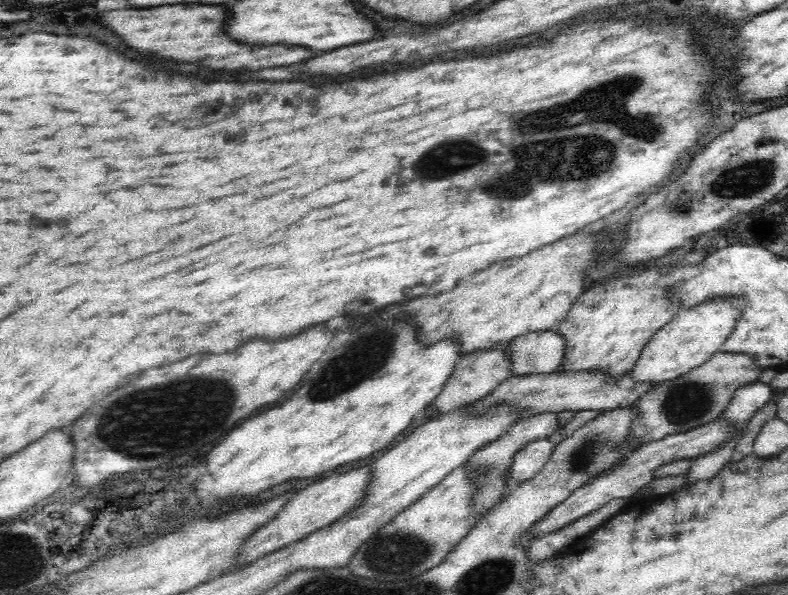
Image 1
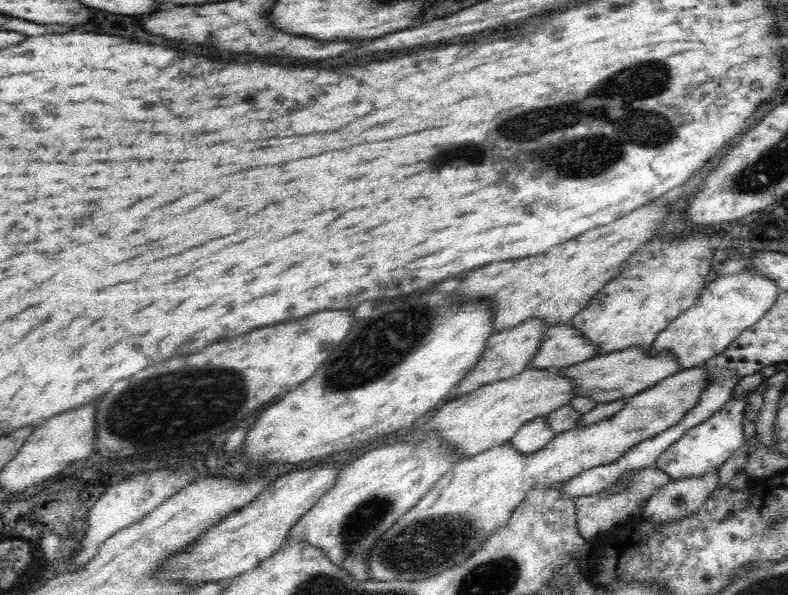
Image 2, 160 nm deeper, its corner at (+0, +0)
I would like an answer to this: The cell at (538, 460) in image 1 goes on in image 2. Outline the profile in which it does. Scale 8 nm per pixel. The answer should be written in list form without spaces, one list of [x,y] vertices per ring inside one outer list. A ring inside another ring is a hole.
[[[548,414],[536,416],[528,420],[515,434],[509,442],[520,454],[532,454],[548,444],[548,440],[554,438],[554,433],[550,429],[550,422],[547,422]]]

